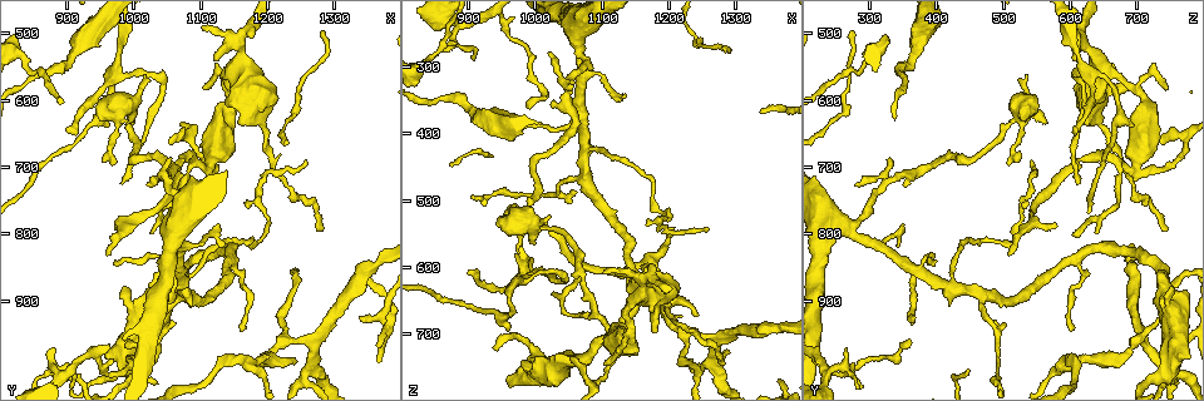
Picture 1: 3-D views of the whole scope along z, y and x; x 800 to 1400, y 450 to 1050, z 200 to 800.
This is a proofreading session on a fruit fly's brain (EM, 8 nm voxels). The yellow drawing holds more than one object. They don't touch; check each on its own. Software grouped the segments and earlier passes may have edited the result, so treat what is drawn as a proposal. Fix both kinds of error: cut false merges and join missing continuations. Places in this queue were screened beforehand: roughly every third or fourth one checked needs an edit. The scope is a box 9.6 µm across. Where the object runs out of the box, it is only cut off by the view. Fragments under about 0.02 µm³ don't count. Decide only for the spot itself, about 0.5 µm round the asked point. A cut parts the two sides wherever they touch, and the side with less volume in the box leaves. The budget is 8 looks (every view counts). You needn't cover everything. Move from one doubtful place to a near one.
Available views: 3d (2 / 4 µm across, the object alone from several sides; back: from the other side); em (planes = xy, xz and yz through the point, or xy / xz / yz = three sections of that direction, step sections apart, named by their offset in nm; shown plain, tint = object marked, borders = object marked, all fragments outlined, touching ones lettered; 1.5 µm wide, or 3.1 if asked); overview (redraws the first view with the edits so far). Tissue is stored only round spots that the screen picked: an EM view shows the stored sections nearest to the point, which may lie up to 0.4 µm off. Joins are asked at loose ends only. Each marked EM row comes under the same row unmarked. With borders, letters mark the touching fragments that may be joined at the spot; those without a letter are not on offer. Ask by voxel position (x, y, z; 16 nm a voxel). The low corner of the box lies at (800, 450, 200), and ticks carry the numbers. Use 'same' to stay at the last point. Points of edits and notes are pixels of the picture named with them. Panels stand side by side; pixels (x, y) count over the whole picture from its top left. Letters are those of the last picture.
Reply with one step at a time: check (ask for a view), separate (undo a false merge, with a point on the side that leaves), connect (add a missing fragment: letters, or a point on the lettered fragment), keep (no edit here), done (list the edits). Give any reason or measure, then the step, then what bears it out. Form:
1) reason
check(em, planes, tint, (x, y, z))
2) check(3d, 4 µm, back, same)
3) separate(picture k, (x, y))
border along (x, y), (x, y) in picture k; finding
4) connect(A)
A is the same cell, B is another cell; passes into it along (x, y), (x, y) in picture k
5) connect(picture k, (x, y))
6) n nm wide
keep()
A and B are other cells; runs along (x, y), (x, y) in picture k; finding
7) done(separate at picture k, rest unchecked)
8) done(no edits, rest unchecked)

check(em, yz, step 4, borders, (970, 840, 395))

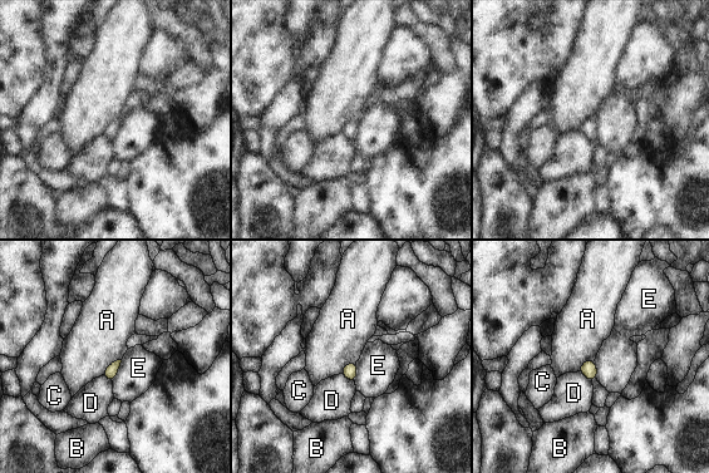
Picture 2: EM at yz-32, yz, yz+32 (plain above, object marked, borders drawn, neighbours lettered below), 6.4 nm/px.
keep()
A, B, C, D and E are other cells; border along (121, 359), (111, 363), (102, 374) in picture 2; no lettered fragment goes on from it

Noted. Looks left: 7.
tapers out
check(3d, 4 µm, (1245, 990, 670))

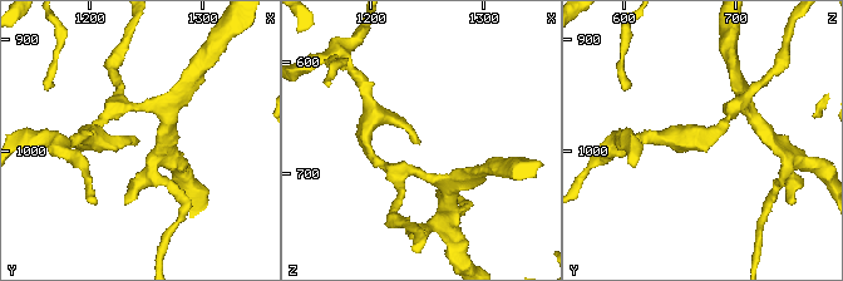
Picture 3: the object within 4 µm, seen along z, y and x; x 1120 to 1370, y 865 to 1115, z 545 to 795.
check(em, xy, step 4, borders, (1242, 986, 674))

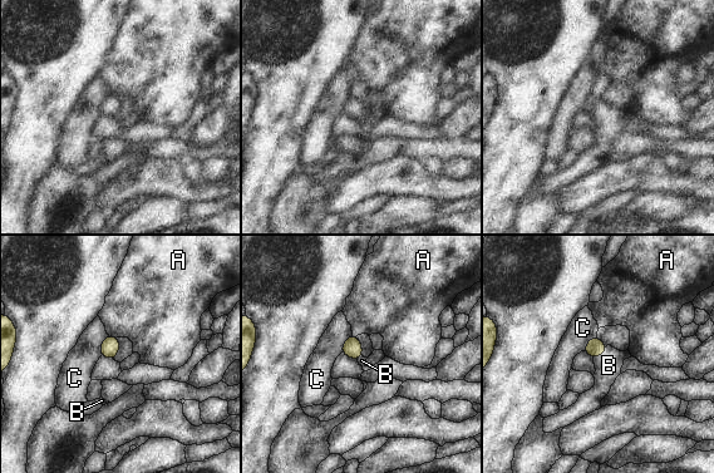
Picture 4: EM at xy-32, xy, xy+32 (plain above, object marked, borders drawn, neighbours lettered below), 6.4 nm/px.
cut it another way
check(em, planes, borders, same)

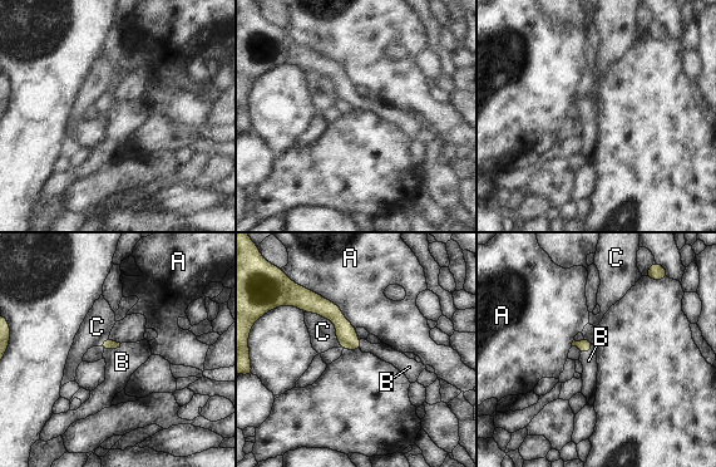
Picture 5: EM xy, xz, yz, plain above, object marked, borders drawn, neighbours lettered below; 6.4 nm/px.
A touches over 440 nm
connect(B)
B is the same cell, A and C are other cells; passes into it along (108, 344), (112, 348), (122, 362) in picture 5; the neuron continues

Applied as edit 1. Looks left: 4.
see it whole again
check(overview)

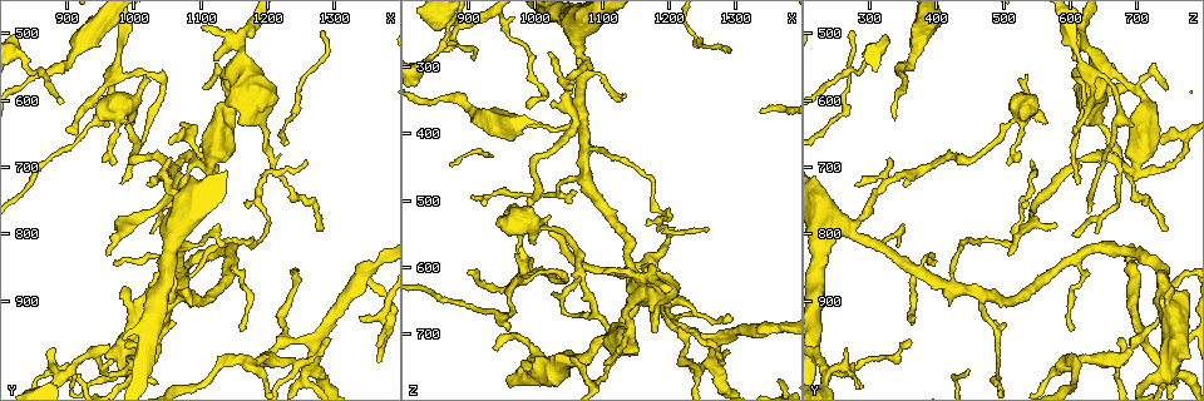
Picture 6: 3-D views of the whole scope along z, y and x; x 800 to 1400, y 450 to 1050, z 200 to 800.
a fork
check(3d, 4 µm, (1115, 695, 700))

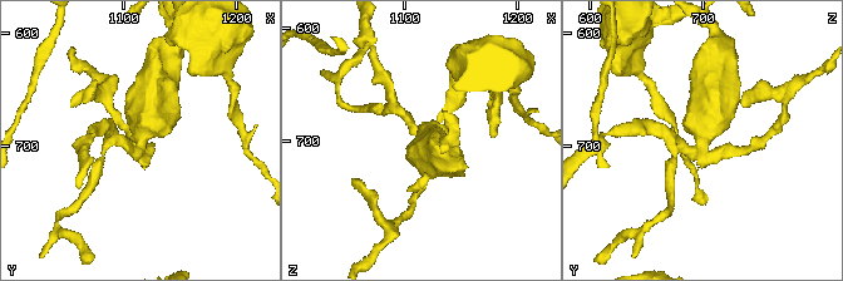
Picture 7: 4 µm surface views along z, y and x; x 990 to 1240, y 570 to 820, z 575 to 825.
3 arms
check(em, xy, step 4, tint, (1118, 694, 698))

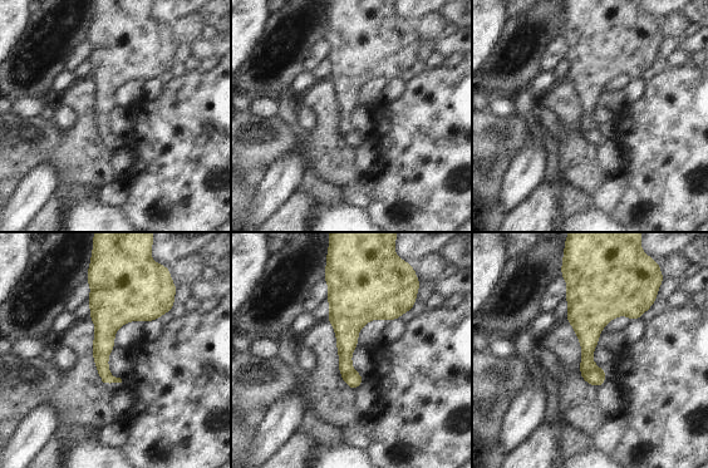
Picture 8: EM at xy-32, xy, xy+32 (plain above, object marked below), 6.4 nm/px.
check(em, planes, borders, same)

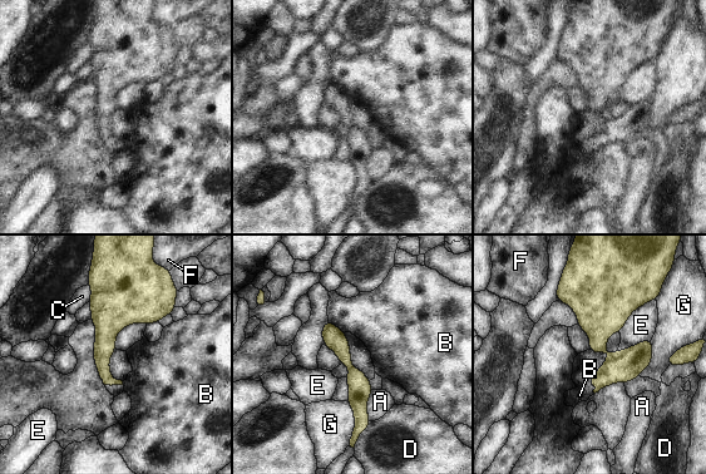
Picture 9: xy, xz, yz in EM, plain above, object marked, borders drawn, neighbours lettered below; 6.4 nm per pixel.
keep()
A, B, C, D, E, F and G are other cells; border along (655, 299), (638, 306), (620, 332) in picture 9; continuous, no second neuron

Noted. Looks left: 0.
done(connect at picture 5, rest unchecked)

